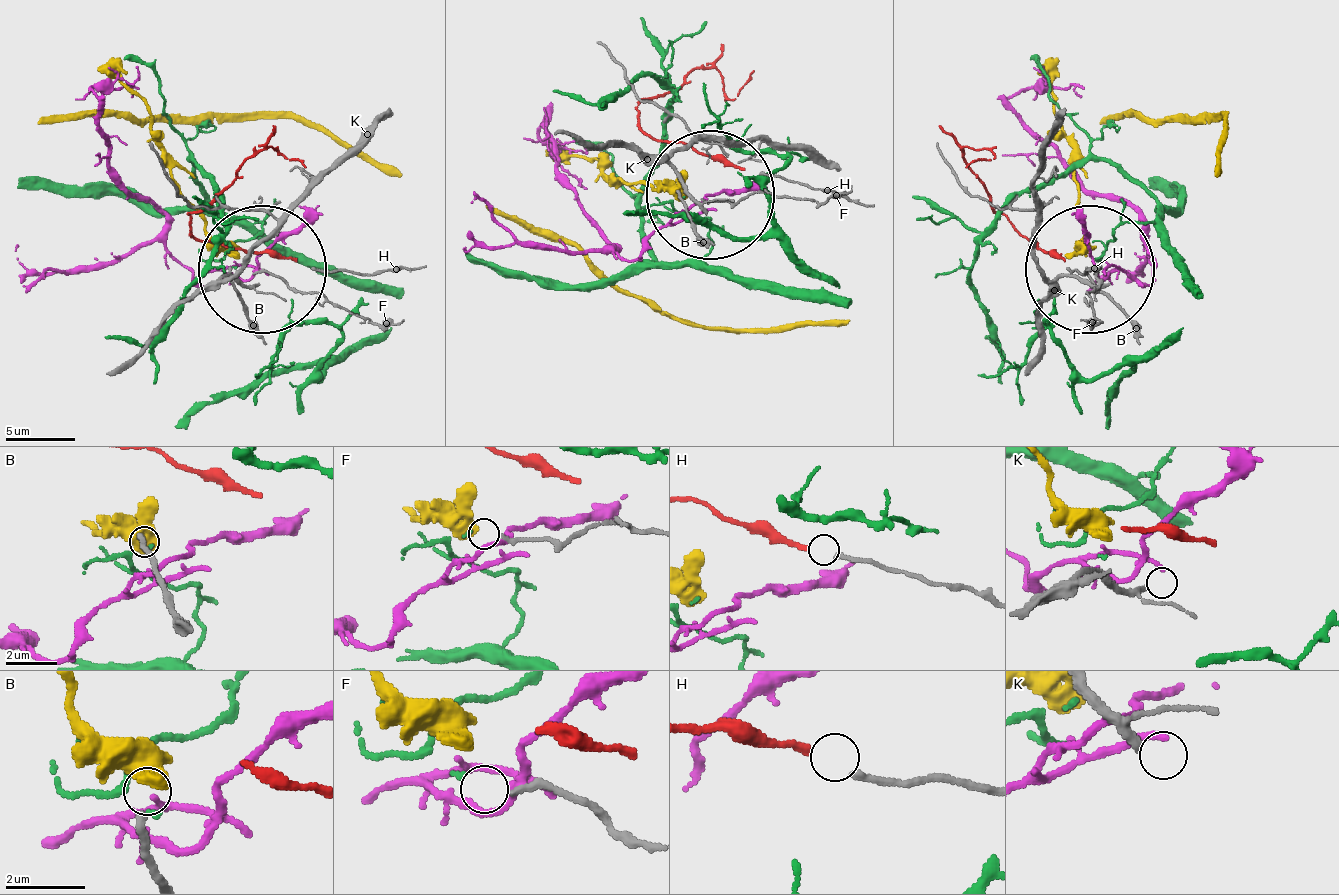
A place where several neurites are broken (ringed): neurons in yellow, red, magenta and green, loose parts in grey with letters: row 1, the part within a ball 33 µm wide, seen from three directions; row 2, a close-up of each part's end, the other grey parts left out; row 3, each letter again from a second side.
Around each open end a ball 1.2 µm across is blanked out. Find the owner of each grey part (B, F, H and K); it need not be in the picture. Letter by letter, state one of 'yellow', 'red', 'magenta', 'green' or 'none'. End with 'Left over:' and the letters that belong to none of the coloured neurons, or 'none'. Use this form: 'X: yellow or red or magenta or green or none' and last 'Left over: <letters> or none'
B: yellow
F: green
H: red
K: none
Left over: K

